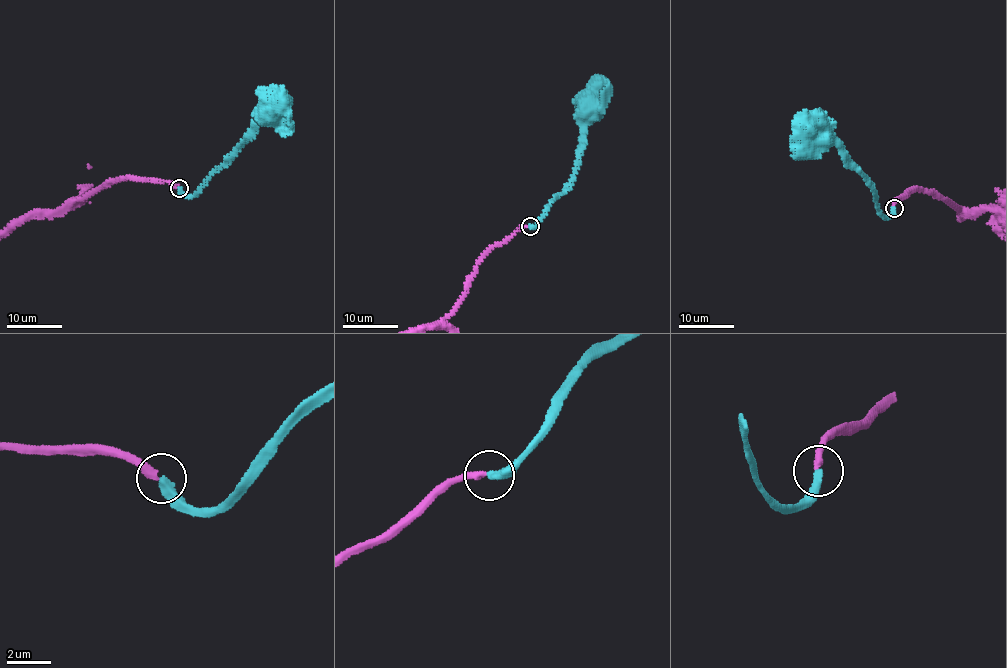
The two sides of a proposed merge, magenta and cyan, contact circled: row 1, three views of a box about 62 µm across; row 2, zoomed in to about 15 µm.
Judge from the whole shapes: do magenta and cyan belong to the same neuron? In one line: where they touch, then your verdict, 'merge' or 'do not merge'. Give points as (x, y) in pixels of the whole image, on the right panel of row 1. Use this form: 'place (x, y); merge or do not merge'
place (894, 208); merge

